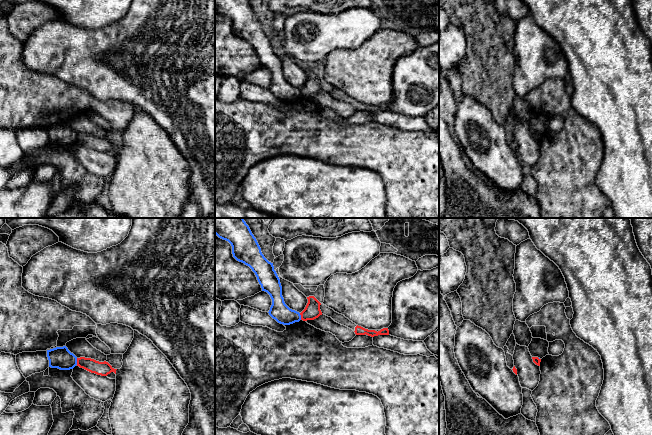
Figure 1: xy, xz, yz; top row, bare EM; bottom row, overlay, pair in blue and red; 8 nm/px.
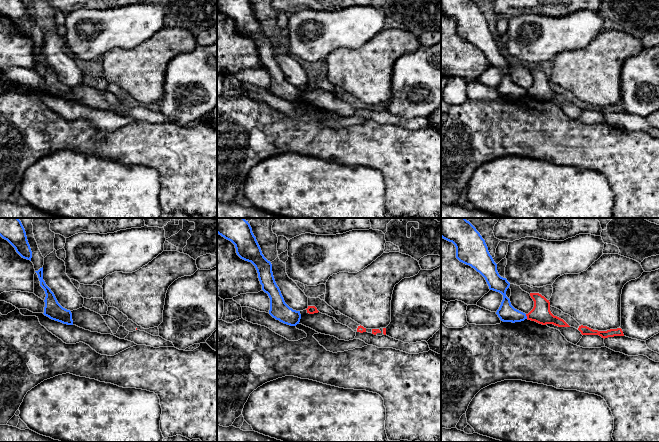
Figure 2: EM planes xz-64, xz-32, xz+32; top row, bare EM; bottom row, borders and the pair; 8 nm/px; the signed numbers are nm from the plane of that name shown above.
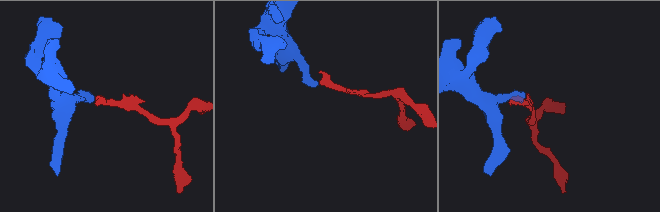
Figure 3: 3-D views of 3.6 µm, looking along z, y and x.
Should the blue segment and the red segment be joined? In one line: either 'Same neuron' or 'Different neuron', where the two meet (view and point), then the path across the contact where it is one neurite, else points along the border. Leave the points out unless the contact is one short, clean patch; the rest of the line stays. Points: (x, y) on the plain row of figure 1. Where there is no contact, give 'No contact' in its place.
Different neuron. Touches blue at xy (76, 137). Boundary: xy (76, 134), (77, 140)

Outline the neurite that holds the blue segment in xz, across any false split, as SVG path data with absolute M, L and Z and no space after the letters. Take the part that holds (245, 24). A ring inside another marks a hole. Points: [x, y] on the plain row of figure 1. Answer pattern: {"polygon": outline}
{"polygon": "M215 0L215 10L231 20L233 33L252 45L262 67L270 71L272 81L269 91L283 101L299 98L300 89L285 80L280 55L274 46L273 39L262 30L249 2L247 0Z"}

